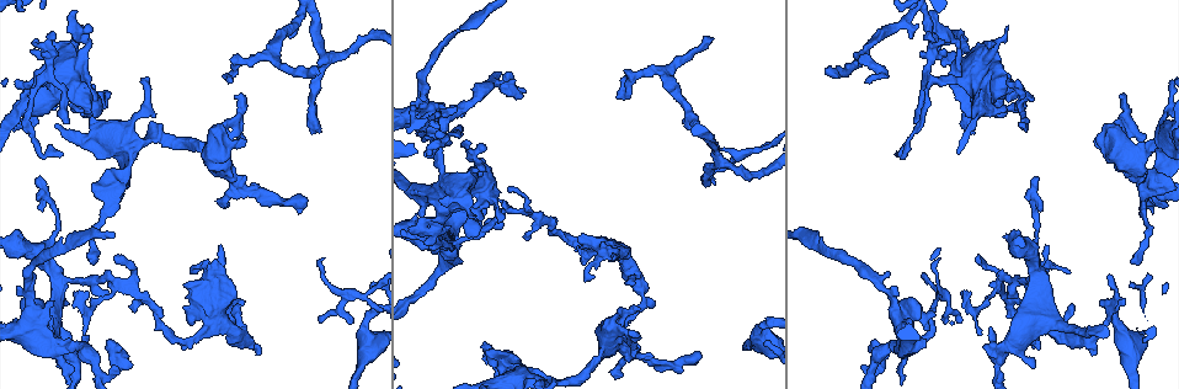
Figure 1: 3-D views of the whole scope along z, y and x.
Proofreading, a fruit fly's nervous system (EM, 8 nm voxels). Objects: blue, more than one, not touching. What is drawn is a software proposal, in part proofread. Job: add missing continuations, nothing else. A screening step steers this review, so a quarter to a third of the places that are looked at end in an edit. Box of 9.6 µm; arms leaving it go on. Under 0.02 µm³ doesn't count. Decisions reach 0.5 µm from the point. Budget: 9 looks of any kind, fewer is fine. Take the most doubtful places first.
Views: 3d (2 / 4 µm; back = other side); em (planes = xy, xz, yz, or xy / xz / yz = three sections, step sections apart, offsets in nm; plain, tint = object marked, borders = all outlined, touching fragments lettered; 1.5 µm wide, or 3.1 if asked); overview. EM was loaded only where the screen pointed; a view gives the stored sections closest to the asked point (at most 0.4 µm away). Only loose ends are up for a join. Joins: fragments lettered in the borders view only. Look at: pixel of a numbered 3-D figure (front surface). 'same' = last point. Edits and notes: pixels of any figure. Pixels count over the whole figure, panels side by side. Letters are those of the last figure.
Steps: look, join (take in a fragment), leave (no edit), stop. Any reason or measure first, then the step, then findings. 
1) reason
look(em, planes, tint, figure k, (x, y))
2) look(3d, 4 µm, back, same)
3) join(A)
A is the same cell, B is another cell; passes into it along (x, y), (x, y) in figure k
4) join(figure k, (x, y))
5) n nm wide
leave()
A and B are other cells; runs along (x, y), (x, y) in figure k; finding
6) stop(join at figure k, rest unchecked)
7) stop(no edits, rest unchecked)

branch stops here
look(em, planes, plain, figure 1, (245, 142))

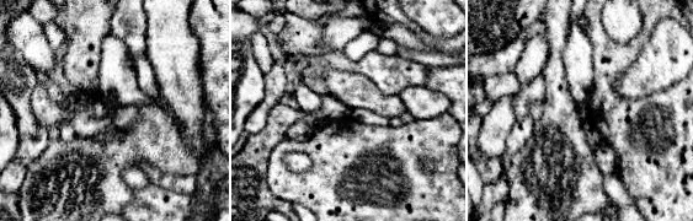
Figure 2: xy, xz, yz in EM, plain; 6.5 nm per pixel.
look(em, planes, tint, same)

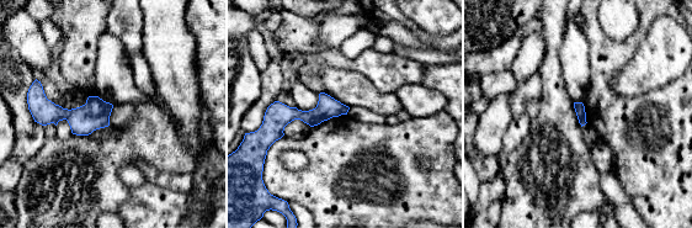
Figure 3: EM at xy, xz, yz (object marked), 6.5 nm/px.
look(em, planes, borders, same)

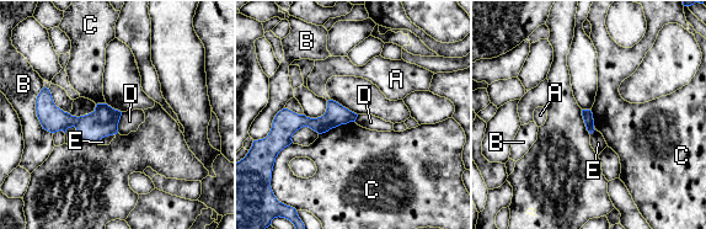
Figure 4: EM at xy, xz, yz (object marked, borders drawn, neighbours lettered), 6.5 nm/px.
leave()
A, B, C, D and E are other cells; runs along (353, 116), (279, 124) in figure 4; none of them fits

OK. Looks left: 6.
look(em, planes, plain, figure 1, (317, 70))

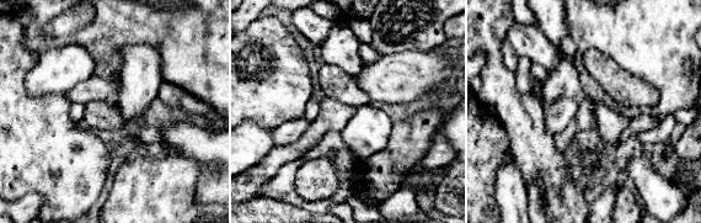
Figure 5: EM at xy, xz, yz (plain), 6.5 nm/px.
what lies round it
look(em, planes, borders, same)

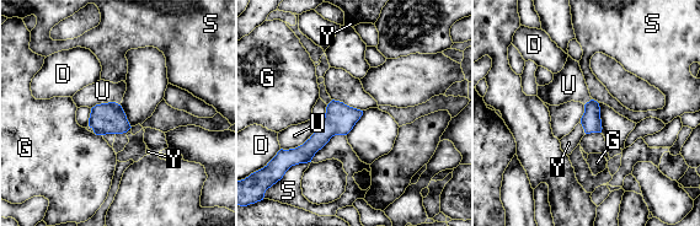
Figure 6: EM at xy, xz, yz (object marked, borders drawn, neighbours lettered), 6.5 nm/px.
join(Y)
Y is the same cell, D, G, S and U are other cells; passes into it along (591, 120), (583, 128), (568, 143) in figure 6; the cell continues

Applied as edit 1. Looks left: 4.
branch stops here
look(em, planes, borders, figure 1, (926, 32))

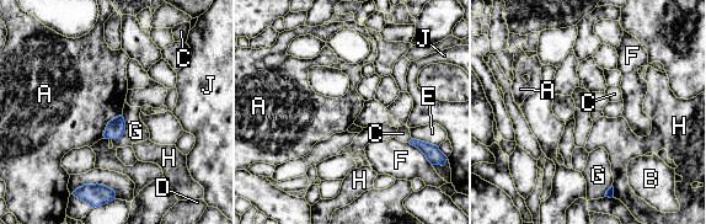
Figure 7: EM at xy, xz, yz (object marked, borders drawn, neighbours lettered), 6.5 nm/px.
120 nm wide
leave()
A, B, C, D, E, F, G, H and J are other cells; border along (122, 113), (108, 122), (103, 138) in figure 7; no lettered fragment goes on from it

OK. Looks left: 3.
an open end
look(em, planes, plain, figure 1, (220, 244))

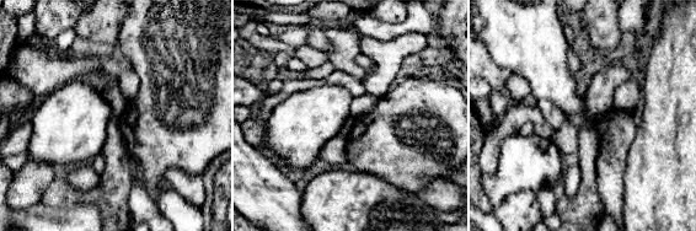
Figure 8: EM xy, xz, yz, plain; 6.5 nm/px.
look(em, planes, borders, same)

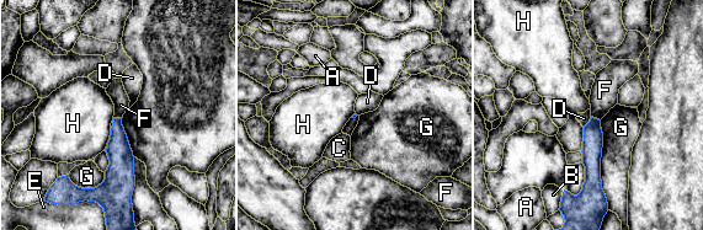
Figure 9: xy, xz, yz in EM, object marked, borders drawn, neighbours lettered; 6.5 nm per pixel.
leave()
A, B, C, D, E, F, G and H are other cells; runs along (594, 121), (592, 181), (585, 188) in figure 9; no lettered fragment goes on from it

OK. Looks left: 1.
stop(join at figure 6, rest unchecked)

